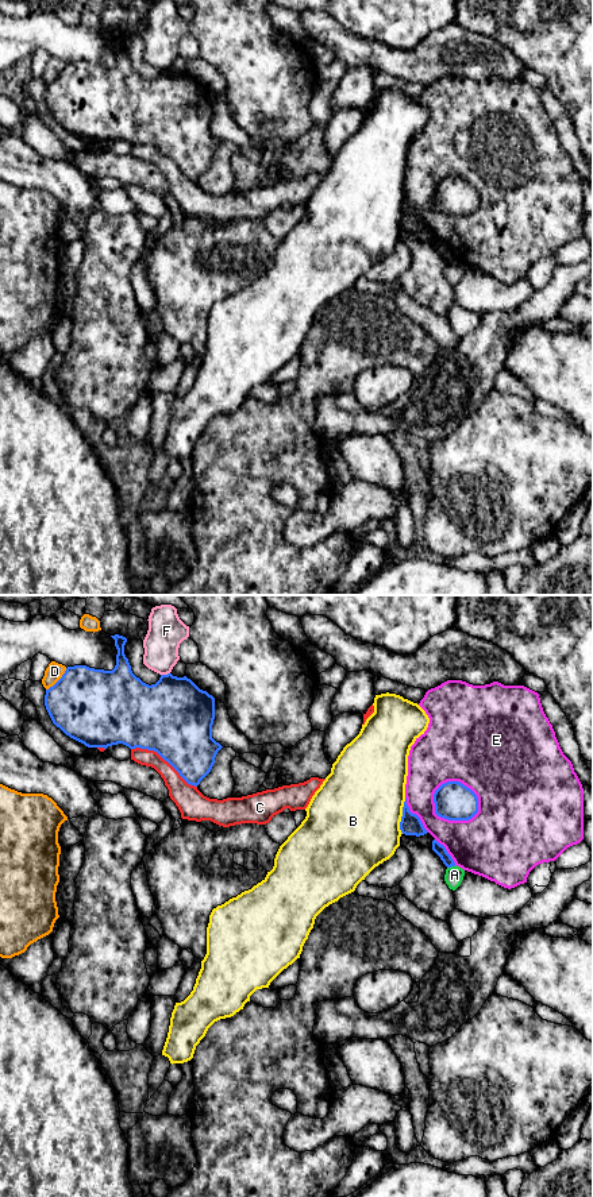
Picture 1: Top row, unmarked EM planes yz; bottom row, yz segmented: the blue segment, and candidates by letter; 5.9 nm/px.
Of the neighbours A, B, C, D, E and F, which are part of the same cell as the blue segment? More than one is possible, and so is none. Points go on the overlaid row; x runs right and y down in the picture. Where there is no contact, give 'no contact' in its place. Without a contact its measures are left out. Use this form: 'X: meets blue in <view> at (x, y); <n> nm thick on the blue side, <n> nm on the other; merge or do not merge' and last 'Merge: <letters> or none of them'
A: meets blue in yz at (451, 865); 70 nm thick on the blue side, 110 nm on the other; do not merge
B: meets blue in yz at (403, 815); 130 nm thick on the blue side, 480 nm on the other; do not merge
C: meets blue in yz at (164, 759); 460 nm thick on the blue side, 150 nm on the other; do not merge
D: meets blue in yz at (58, 680); 440 nm thick on the blue side, 100 nm on the other; do not merge
E: meets blue in yz at (447, 818); 220 nm thick on the blue side, 340 nm on the other; do not merge
F: meets blue in yz at (165, 675); 440 nm thick on the blue side, 220 nm on the other; do not merge
Merge: none of them

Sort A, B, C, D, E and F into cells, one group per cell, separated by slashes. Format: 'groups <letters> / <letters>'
groups A / B / C / D / E / F

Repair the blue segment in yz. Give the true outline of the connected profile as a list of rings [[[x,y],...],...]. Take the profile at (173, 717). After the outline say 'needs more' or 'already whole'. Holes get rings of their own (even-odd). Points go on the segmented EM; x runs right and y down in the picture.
[[[111,636],[118,649],[116,665],[112,671],[95,669],[86,665],[68,667],[62,677],[45,695],[45,706],[53,721],[70,738],[88,748],[104,748],[123,744],[130,749],[140,748],[157,752],[190,785],[197,787],[211,772],[217,752],[223,748],[212,738],[215,719],[215,698],[200,690],[186,676],[161,675],[155,684],[146,684],[136,677],[124,655],[127,638]]]; already whole

